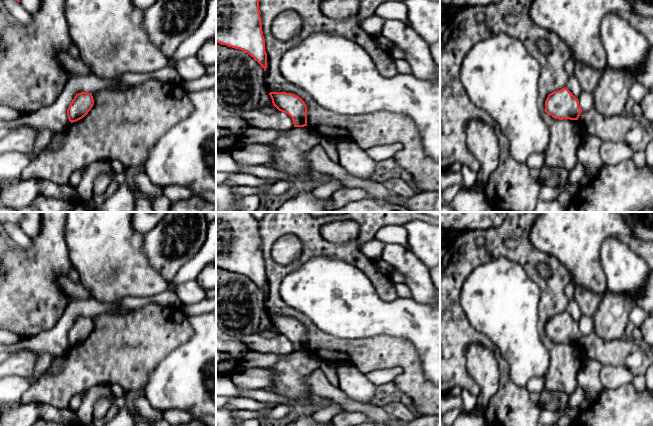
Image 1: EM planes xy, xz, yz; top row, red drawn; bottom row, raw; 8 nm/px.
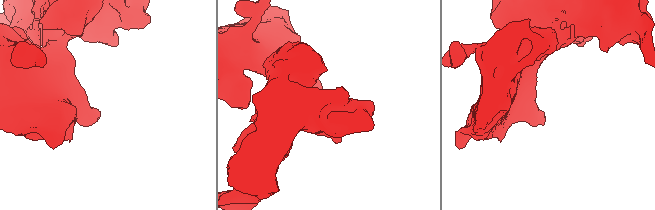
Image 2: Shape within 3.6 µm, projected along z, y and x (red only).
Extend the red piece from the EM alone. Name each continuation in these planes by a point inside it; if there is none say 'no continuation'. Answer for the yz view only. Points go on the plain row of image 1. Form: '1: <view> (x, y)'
no continuation

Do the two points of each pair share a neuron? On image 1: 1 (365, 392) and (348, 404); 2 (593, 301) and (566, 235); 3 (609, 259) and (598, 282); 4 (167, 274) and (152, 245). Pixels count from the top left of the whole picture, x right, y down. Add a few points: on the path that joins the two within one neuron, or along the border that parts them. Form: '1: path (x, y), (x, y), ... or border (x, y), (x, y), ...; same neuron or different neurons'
1: border (338, 386), (353, 400), (369, 404); different neurons
2: border (575, 285), (580, 285), (602, 294); different neurons
3: border (600, 248), (600, 262), (608, 289); different neurons
4: path (167, 267), (167, 264), (159, 256), (159, 252); same neuron

